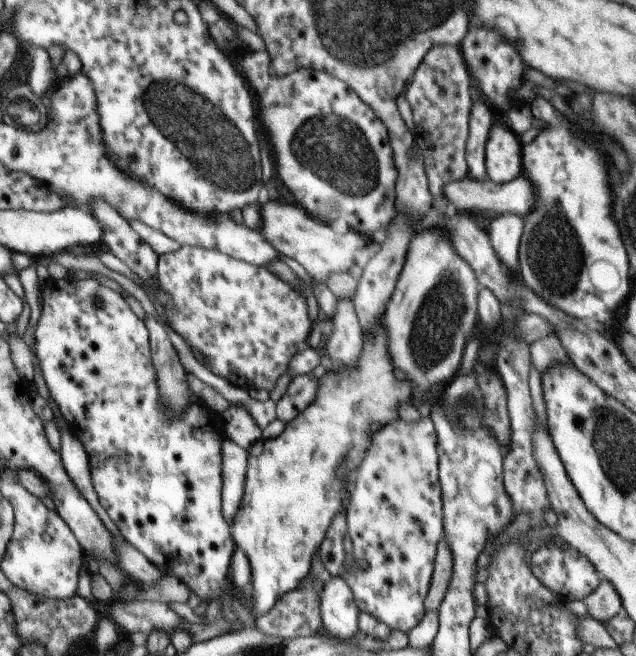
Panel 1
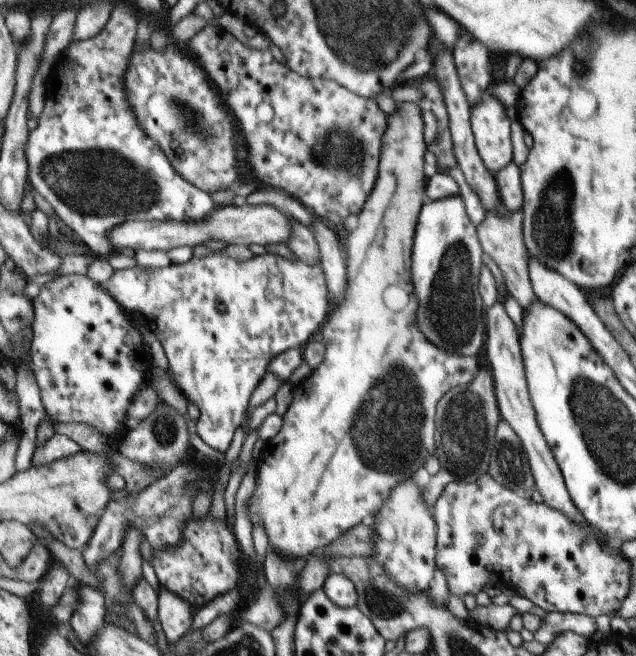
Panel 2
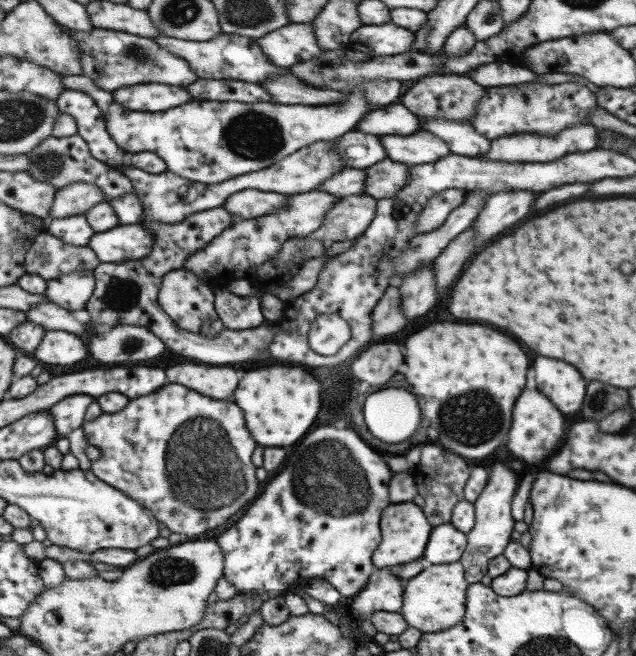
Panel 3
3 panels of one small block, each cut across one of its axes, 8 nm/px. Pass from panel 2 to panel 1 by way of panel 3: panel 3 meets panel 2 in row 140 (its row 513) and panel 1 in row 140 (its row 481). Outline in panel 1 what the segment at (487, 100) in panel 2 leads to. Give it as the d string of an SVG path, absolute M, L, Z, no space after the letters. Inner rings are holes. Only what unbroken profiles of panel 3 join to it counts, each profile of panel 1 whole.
M502 120L499 124L491 124L489 135L484 147L484 166L486 178L491 183L504 184L516 178L522 171L521 144Z

